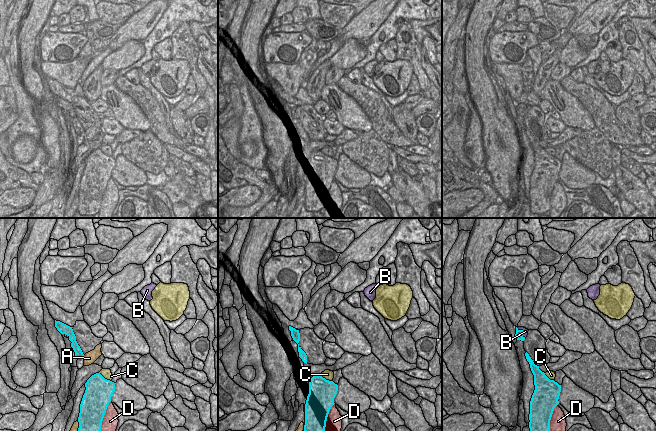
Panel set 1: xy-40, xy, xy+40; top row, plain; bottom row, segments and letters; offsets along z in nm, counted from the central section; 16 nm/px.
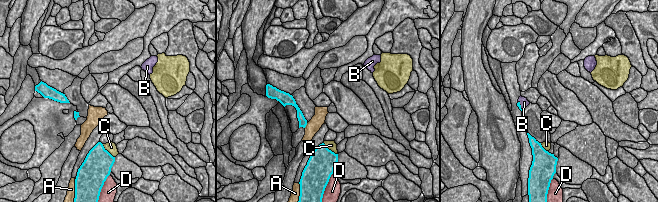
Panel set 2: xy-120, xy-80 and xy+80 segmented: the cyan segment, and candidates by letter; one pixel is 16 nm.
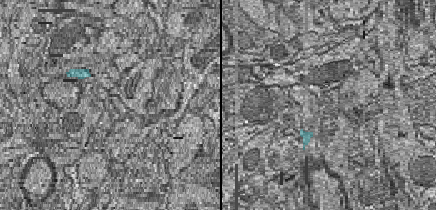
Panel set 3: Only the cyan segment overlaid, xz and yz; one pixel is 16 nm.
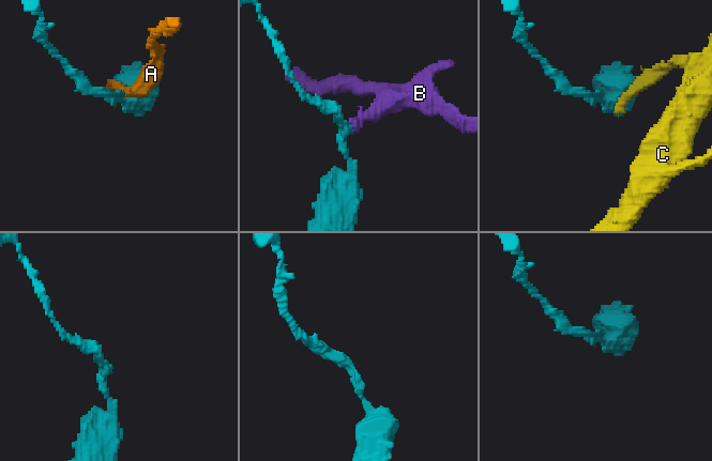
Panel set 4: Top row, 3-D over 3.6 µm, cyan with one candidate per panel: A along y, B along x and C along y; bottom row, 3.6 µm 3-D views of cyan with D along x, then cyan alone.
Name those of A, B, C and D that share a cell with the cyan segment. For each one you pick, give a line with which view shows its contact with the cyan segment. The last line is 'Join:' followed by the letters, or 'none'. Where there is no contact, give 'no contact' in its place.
Join: none

